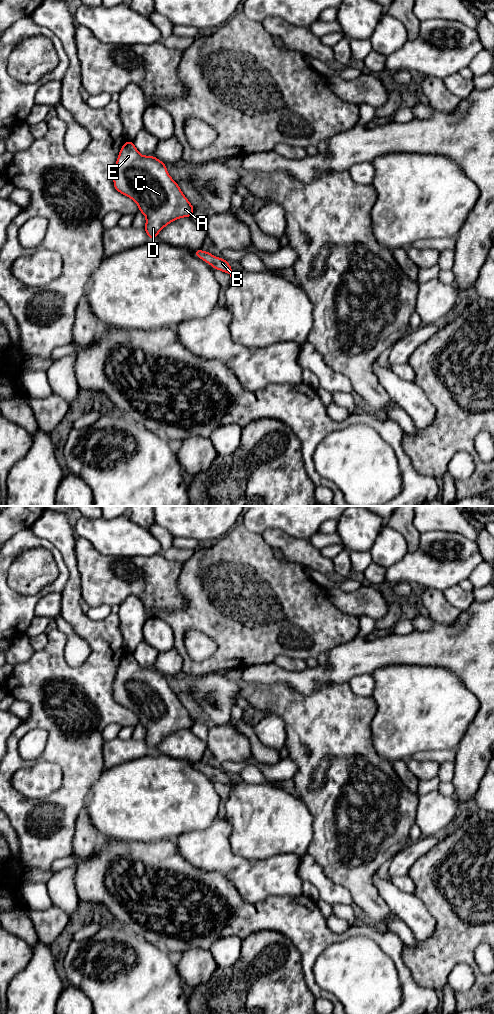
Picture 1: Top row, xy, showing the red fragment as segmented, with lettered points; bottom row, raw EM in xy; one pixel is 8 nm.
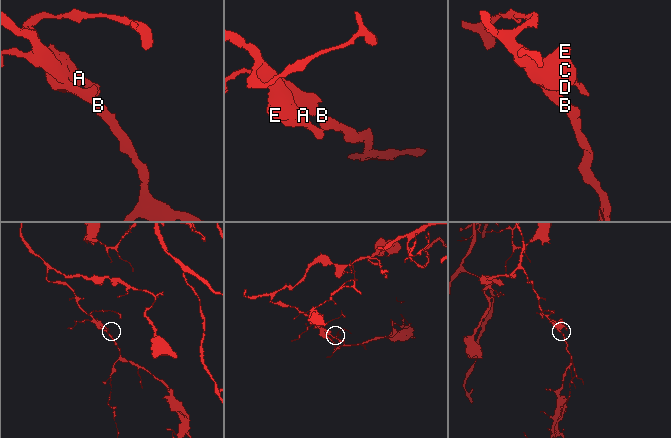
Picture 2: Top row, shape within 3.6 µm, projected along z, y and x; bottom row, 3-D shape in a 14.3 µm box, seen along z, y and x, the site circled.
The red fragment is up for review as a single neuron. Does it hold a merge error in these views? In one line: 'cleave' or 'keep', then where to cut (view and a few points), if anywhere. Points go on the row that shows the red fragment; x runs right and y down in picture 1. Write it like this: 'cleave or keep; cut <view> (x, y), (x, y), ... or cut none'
keep; cut none

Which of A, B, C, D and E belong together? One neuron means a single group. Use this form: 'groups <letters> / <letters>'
groups A B C D E

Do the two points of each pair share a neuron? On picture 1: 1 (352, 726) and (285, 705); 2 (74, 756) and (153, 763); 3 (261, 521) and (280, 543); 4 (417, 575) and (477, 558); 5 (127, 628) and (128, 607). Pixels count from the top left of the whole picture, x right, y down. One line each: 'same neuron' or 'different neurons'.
1: same neuron
2: different neurons
3: different neurons
4: same neuron
5: same neuron

